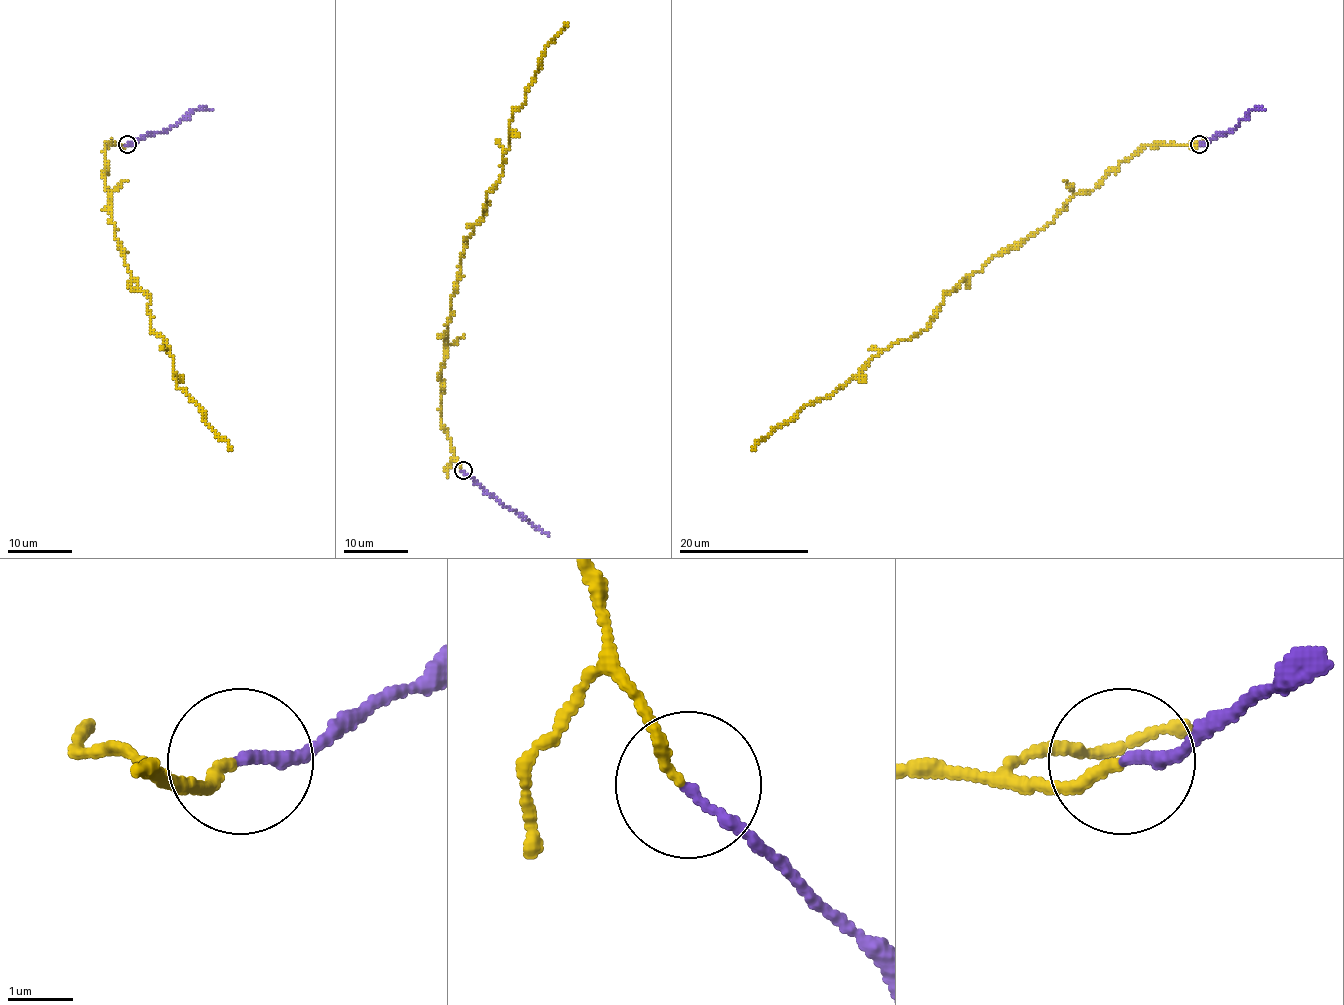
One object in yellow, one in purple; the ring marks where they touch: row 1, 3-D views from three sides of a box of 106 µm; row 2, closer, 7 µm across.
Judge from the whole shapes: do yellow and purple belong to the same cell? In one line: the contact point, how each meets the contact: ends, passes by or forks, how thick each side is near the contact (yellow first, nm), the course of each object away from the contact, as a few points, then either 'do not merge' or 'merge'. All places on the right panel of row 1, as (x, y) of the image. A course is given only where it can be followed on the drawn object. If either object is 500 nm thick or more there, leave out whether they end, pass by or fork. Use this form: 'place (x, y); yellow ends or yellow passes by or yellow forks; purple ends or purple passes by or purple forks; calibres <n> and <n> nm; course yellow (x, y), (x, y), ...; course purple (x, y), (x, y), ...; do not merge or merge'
place (1199, 144); yellow ends; purple ends; calibres 150 and 160 nm; course yellow (1199, 144), (1141, 147), (944, 295), (925, 329), (873, 357), (751, 451); course purple (1199, 144), (1231, 131), (1251, 109), (1264, 110); merge

